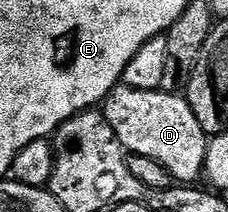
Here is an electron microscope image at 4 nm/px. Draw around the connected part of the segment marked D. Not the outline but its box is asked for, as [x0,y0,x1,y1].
[103,84,209,184]

